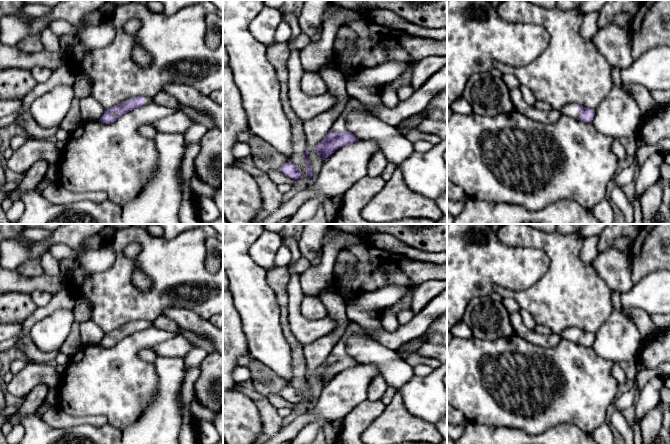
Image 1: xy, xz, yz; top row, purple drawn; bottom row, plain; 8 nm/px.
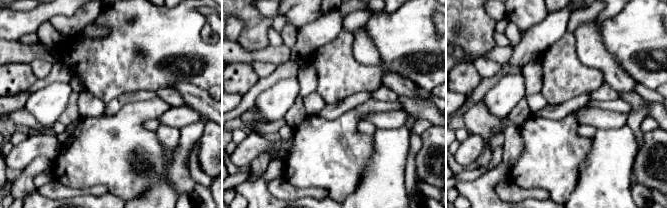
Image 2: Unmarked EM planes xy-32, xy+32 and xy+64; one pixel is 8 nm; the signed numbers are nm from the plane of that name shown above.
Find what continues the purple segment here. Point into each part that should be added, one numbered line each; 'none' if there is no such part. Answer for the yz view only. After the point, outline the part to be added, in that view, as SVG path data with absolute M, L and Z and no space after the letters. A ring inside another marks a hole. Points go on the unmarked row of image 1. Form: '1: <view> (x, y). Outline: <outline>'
1: yz (571, 333). Outline: M567 327L561 333L559 333L559 335L562 338L565 338L574 342L578 342L580 340L580 337L578 335L578 330L575 327Z

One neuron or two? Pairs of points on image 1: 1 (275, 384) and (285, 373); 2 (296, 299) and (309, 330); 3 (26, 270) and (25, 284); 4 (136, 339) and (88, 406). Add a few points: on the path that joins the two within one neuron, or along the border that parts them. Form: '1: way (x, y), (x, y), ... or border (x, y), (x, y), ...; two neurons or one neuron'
1: border (261, 363), (289, 382); two neurons
2: way (296, 307), (296, 317), (301, 322); one neuron
3: border (15, 270), (28, 277), (43, 274); two neurons
4: way (123, 356), (120, 369), (100, 389); one neuron

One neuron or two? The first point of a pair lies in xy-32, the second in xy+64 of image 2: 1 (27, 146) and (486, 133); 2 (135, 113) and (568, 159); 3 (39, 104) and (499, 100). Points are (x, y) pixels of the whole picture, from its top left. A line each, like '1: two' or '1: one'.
1: two
2: one
3: one

